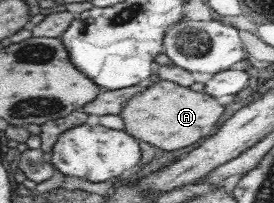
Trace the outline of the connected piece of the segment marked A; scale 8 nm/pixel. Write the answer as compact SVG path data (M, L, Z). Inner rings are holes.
M159 81L146 92L130 98L118 115L124 120L123 128L130 136L162 150L178 150L208 135L222 112L224 108L208 94L192 92L190 88L178 86L174 82Z

